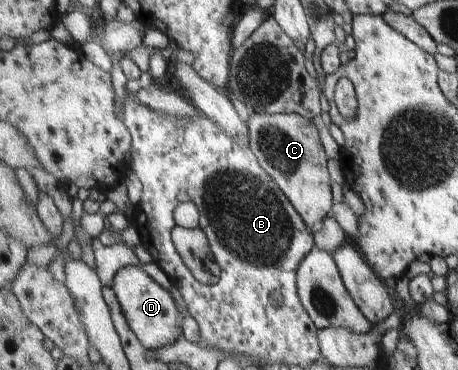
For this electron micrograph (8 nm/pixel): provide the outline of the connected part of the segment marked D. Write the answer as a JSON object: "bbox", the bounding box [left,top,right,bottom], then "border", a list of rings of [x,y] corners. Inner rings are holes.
{"bbox":[111,265,183,349],"border":[[[137,265],[121,268],[111,287],[118,295],[128,324],[146,348],[161,349],[182,336],[183,318],[180,318],[172,294],[156,284],[144,268]]]}

